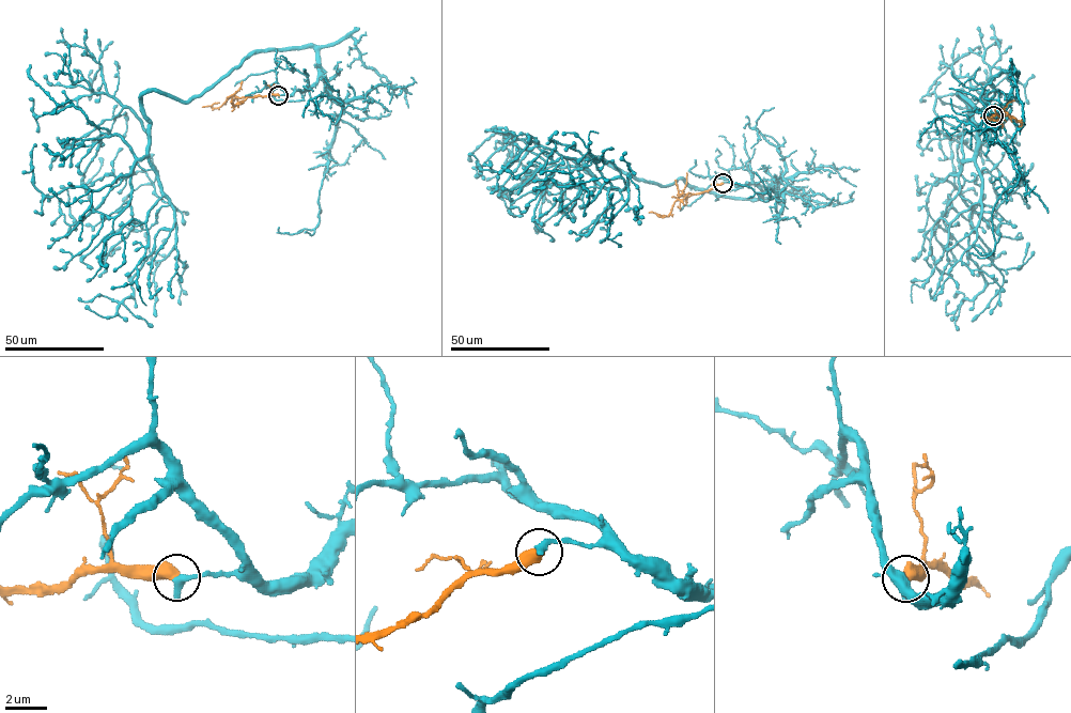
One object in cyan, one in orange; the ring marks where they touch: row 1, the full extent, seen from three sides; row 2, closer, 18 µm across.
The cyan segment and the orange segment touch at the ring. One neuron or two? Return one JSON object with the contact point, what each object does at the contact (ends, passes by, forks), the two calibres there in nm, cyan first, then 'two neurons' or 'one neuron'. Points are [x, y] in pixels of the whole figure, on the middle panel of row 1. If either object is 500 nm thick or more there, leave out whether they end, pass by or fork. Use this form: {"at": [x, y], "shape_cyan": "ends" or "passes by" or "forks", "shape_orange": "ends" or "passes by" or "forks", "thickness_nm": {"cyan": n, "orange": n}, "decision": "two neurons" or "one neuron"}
{"at": [723, 183], "thickness_nm": {"cyan": 400, "orange": 600}, "decision": "two neurons"}

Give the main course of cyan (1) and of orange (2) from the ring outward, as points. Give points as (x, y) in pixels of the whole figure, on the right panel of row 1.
1: (993, 115), (1018, 74), (993, 77), (979, 110), (959, 94), (984, 288), (948, 301)
2: (993, 115), (1007, 113), (1017, 122)

